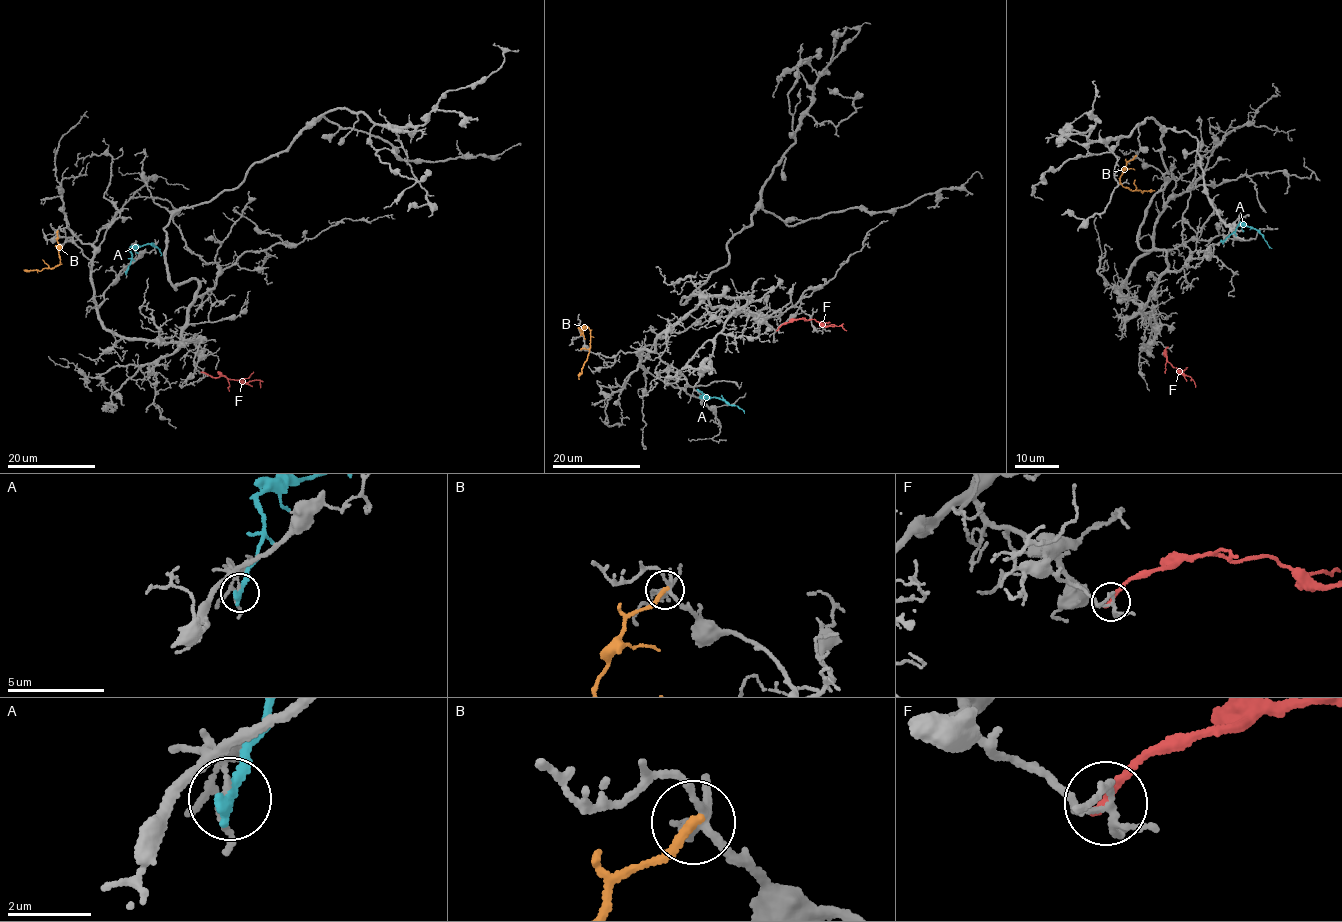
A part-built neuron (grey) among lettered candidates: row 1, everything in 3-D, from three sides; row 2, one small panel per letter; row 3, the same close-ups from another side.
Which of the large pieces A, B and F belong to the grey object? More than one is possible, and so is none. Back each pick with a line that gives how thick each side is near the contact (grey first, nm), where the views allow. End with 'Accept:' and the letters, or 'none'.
Accept: none

